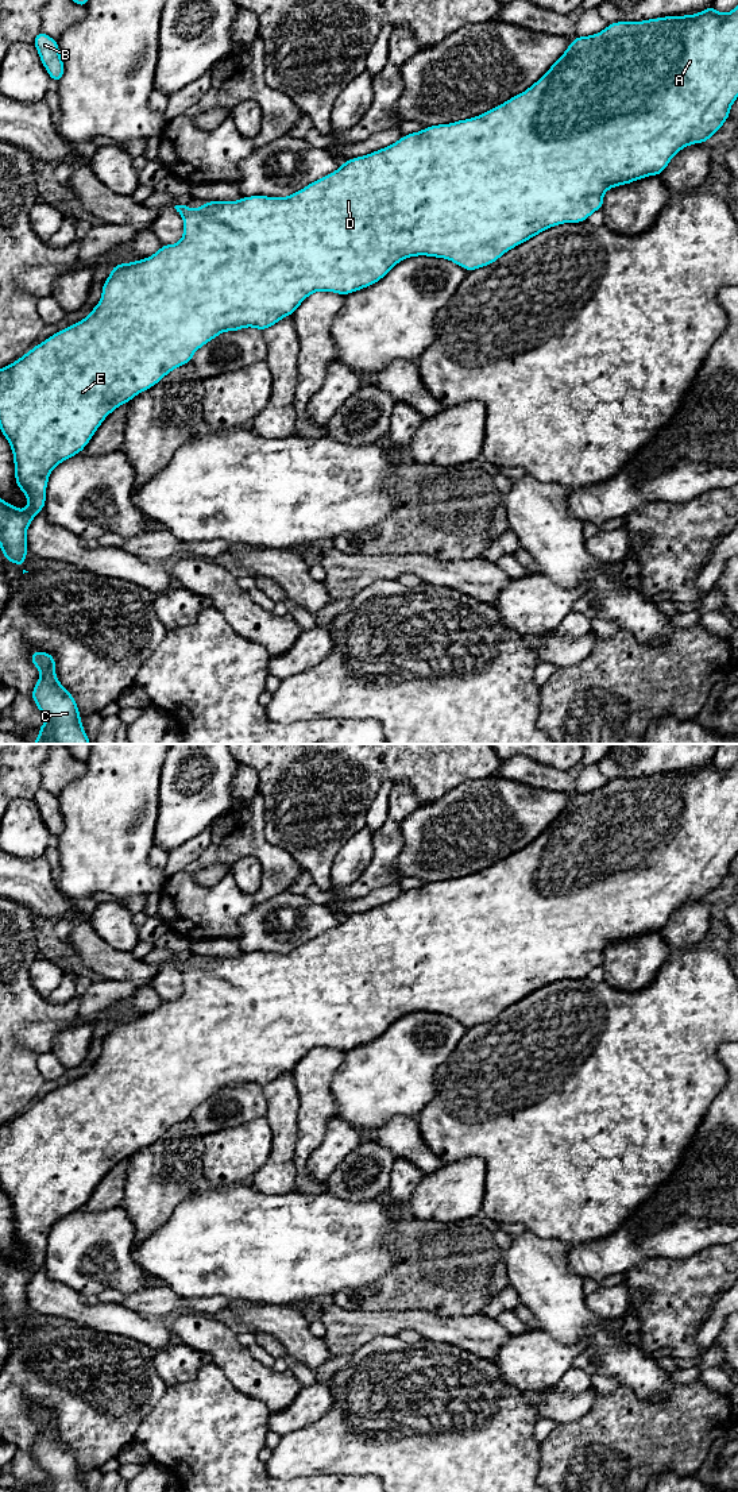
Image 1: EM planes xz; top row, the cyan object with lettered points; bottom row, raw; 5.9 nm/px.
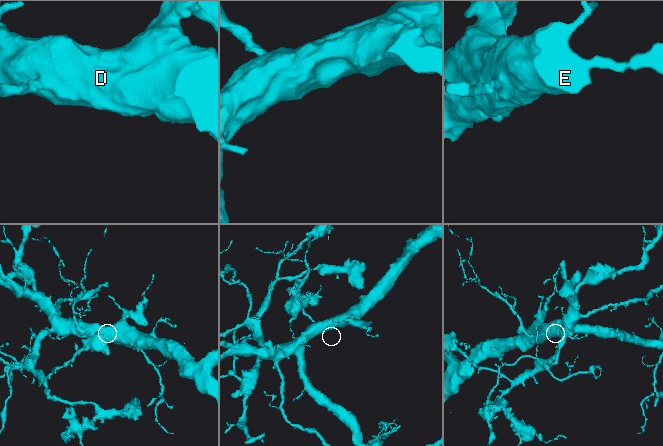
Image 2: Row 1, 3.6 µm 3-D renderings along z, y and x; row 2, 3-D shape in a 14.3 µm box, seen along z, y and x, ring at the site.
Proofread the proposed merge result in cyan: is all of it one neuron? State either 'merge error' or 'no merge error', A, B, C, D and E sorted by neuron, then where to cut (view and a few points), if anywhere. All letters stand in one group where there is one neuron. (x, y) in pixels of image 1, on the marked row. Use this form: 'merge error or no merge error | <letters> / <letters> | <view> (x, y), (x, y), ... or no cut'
no merge error | A B C D E | no cut

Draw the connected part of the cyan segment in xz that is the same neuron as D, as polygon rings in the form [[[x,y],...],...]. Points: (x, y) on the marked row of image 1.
[[[711,5],[693,15],[615,22],[598,34],[576,36],[538,81],[503,104],[471,119],[430,126],[405,135],[385,149],[341,163],[336,171],[306,185],[294,194],[287,197],[250,196],[242,197],[239,201],[206,201],[194,209],[175,205],[174,208],[183,219],[183,236],[178,243],[162,244],[161,250],[148,258],[113,266],[103,285],[101,300],[84,320],[51,335],[16,362],[0,369],[0,431],[12,448],[16,485],[28,500],[27,508],[20,510],[0,498],[0,547],[5,560],[13,562],[19,567],[26,563],[27,528],[45,508],[50,473],[63,460],[80,454],[109,413],[157,385],[171,370],[192,362],[193,354],[217,335],[246,327],[263,331],[281,319],[291,316],[312,293],[333,292],[347,296],[374,285],[397,263],[410,257],[426,255],[449,259],[467,271],[491,265],[509,250],[549,227],[586,221],[591,213],[604,208],[606,190],[649,176],[660,176],[680,150],[689,144],[704,143],[719,131],[730,116],[730,108],[737,99],[738,5],[726,14],[718,12]]]

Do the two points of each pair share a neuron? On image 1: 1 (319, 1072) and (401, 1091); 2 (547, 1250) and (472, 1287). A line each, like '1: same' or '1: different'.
1: different
2: different

